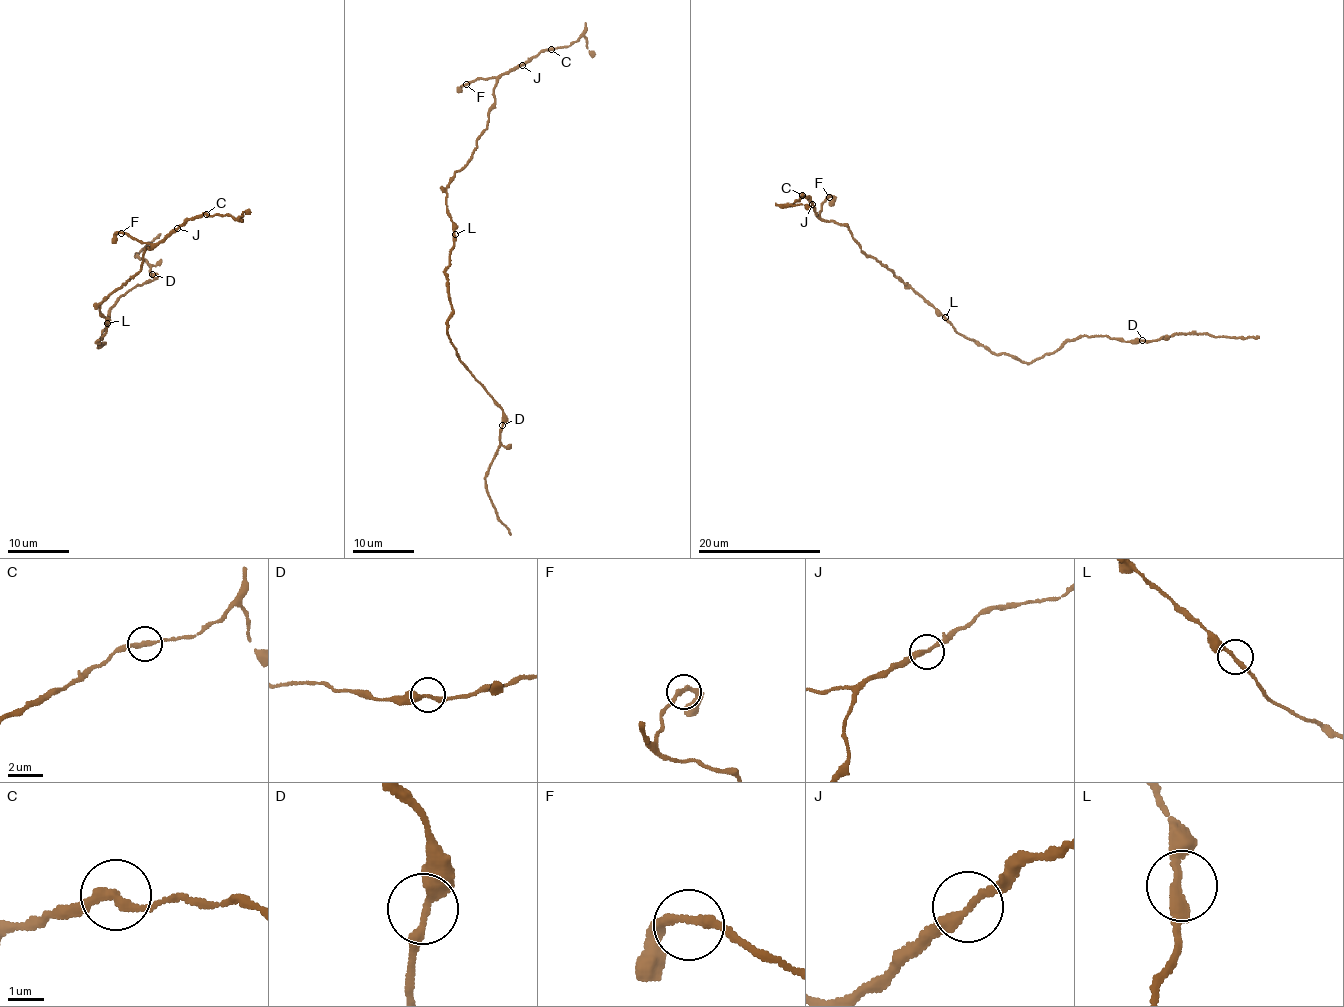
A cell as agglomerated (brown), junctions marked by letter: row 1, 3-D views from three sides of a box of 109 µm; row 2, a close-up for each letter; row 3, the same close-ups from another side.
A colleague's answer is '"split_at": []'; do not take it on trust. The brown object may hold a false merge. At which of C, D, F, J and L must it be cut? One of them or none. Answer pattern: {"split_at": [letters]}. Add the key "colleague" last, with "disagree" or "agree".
{"split_at": [], "colleague": "agree"}

